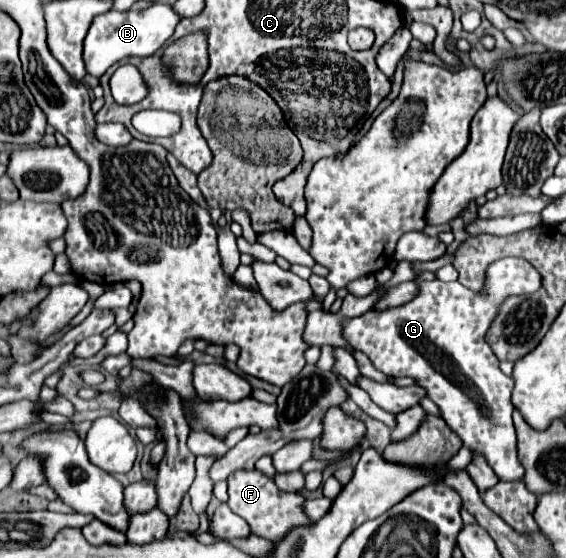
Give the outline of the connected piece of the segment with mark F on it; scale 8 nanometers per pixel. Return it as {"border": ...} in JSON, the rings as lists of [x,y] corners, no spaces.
{"border":[[[257,470],[251,472],[235,472],[229,476],[229,500],[227,506],[239,514],[251,526],[251,532],[267,538],[267,540],[281,540],[291,528],[295,526],[309,526],[311,520],[303,514],[303,496],[283,492],[275,486],[273,480],[259,474]]]}

